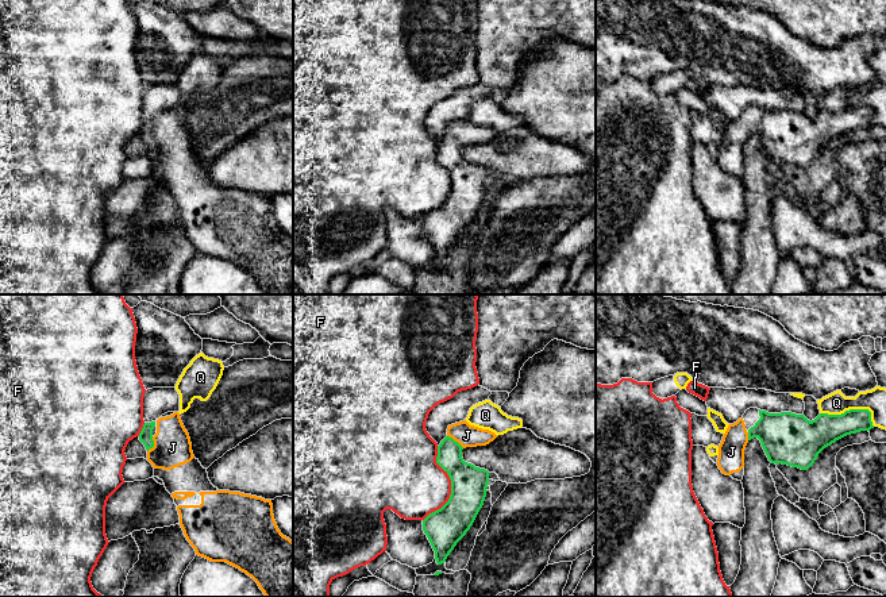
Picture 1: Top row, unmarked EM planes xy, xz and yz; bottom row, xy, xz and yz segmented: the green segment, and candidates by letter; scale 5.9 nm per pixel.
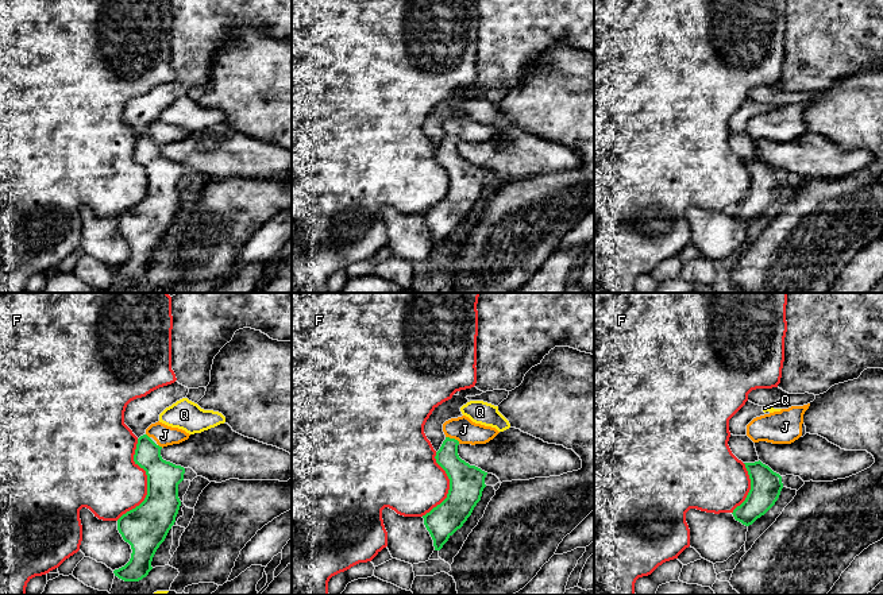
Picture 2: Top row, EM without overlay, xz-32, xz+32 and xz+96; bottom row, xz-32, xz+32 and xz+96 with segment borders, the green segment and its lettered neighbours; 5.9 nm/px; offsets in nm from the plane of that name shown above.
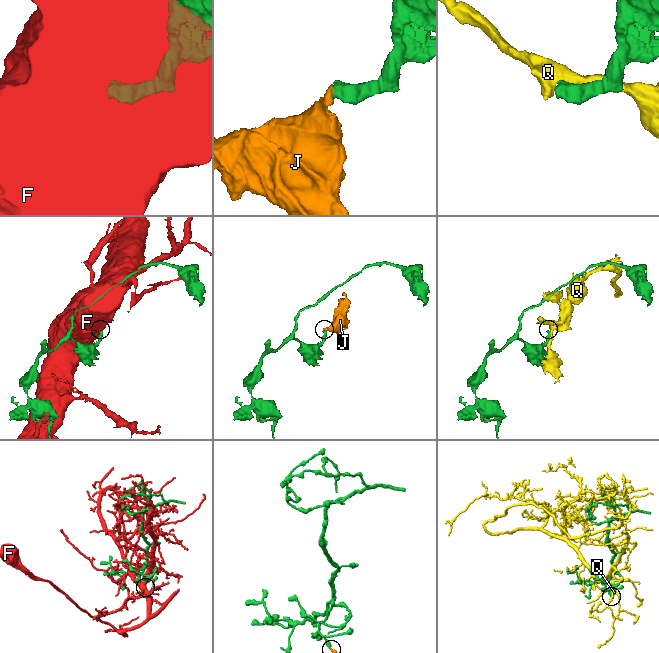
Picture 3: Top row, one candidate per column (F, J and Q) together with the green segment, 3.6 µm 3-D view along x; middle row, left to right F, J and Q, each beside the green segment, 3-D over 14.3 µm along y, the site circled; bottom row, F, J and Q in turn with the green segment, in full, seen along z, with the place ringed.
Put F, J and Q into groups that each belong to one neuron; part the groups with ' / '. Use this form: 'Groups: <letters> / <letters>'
Groups: F / J / Q

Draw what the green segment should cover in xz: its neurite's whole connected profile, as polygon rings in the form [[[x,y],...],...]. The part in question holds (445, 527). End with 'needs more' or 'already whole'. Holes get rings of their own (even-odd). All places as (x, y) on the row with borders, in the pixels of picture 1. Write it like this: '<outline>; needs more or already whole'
[[[466,420],[448,425],[447,436],[438,446],[436,463],[451,479],[448,501],[423,520],[438,565],[446,562],[457,543],[473,525],[486,497],[489,471],[467,463],[462,458],[466,447],[486,446],[497,435],[470,425]]]; needs more

